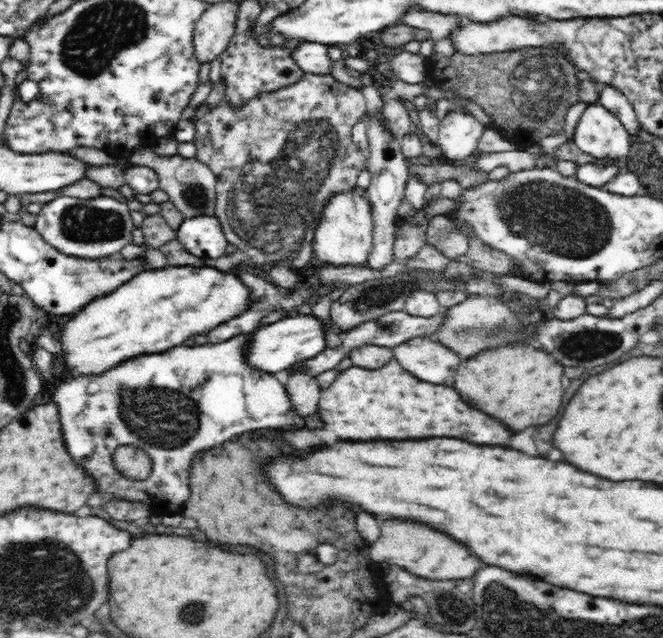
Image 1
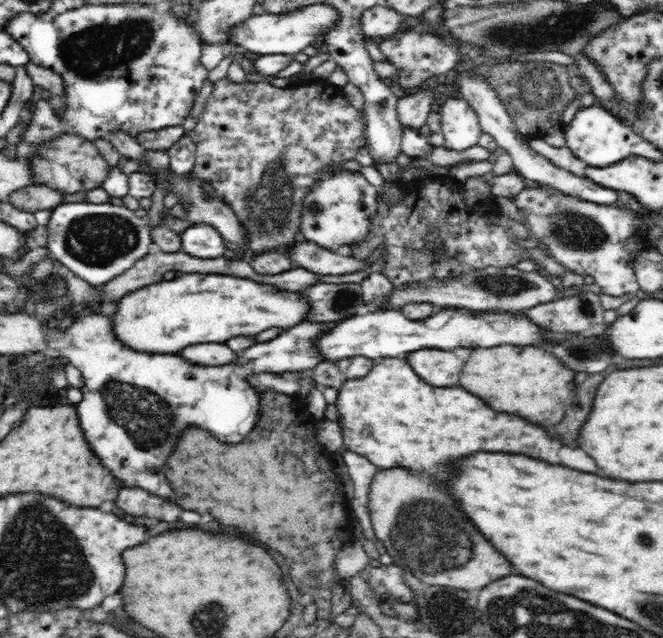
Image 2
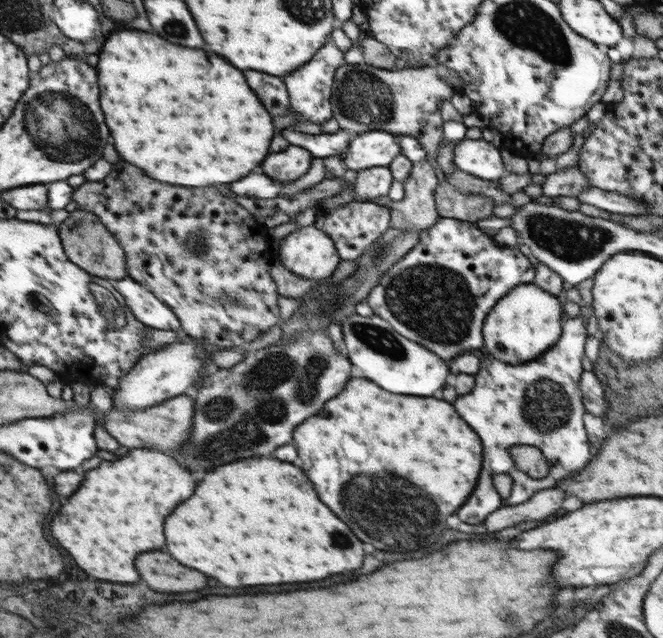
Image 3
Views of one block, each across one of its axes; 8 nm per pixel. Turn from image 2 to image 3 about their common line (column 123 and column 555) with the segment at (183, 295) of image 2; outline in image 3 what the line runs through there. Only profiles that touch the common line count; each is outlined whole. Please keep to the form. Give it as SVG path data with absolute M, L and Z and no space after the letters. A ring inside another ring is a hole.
M533 283L513 288L511 296L507 296L507 300L503 300L503 304L499 304L499 308L495 308L495 312L486 318L481 328L483 348L489 356L495 356L495 360L503 360L505 364L537 359L554 346L562 334L557 300Z

